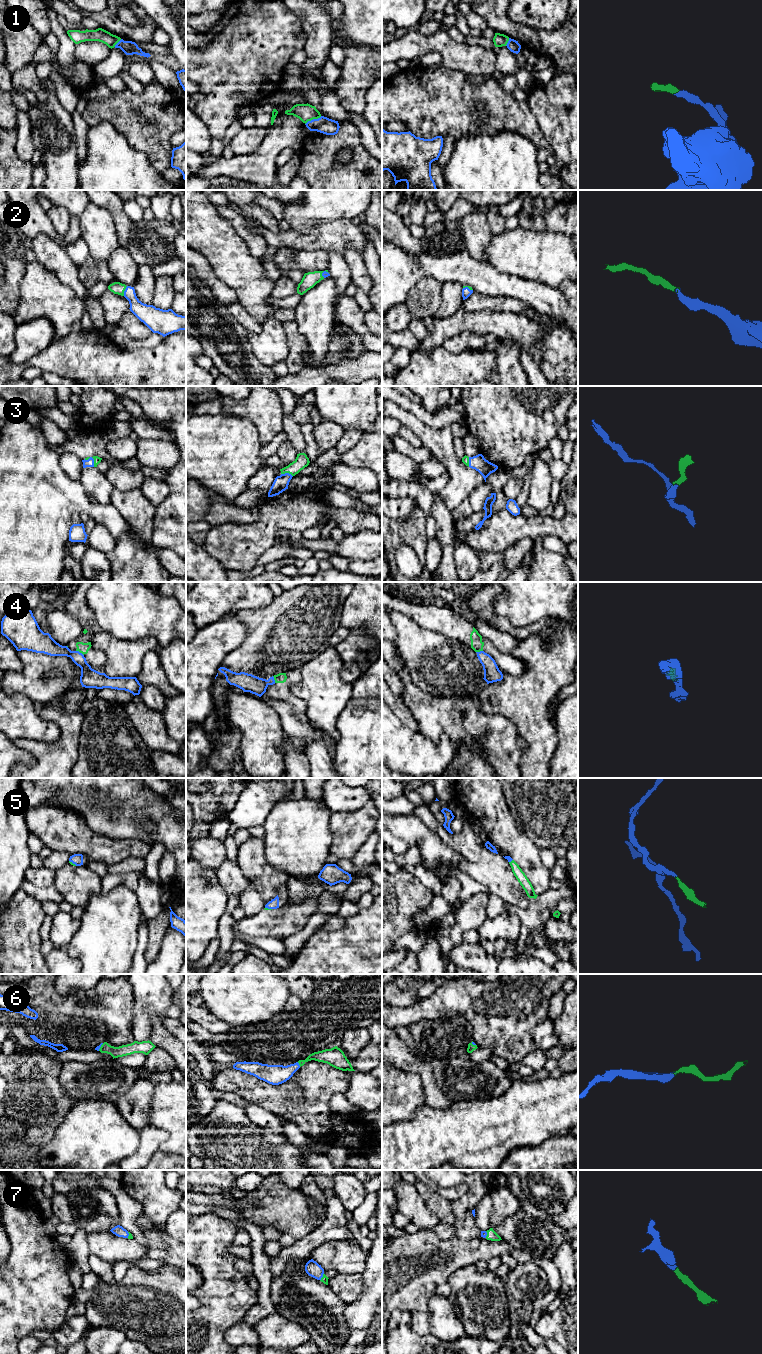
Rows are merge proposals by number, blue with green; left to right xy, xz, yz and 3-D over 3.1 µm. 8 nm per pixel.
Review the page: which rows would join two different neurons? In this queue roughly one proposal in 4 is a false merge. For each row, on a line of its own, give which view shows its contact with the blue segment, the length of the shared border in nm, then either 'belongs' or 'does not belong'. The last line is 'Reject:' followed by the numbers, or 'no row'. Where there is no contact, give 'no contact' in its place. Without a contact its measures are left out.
1: xz | 150 nm | does not belong
2: xy | 90 nm | belongs
3: xy | 110 nm | belongs
4: xy | 80 nm | does not belong
5: xy | 80 nm | belongs
6: xz | 50 nm | belongs
7: xz | 70 nm | belongs
Reject: 1, 4

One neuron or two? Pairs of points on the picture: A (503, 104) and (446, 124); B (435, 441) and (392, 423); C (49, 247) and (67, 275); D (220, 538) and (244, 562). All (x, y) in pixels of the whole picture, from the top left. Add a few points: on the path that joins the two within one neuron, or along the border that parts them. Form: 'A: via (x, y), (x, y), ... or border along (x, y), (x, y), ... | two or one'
A: via (489, 110), (460, 112) | one
B: border along (392, 417), (402, 425) | two
C: via (51, 254), (64, 268) | one
D: via (226, 544), (238, 556) | one

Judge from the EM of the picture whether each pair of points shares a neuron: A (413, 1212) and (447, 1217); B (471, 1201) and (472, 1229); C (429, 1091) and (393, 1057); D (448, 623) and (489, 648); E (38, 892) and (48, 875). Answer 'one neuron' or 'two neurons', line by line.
A: two neurons
B: one neuron
C: one neuron
D: one neuron
E: two neurons

